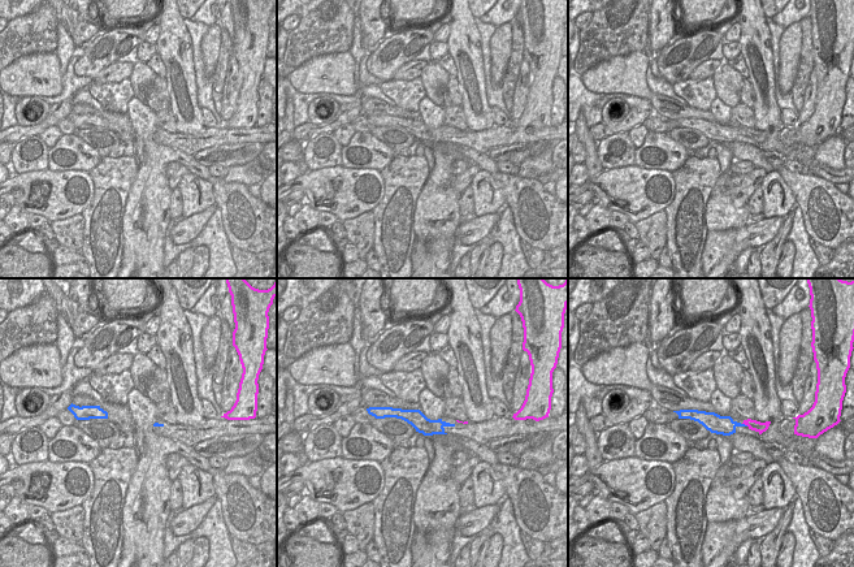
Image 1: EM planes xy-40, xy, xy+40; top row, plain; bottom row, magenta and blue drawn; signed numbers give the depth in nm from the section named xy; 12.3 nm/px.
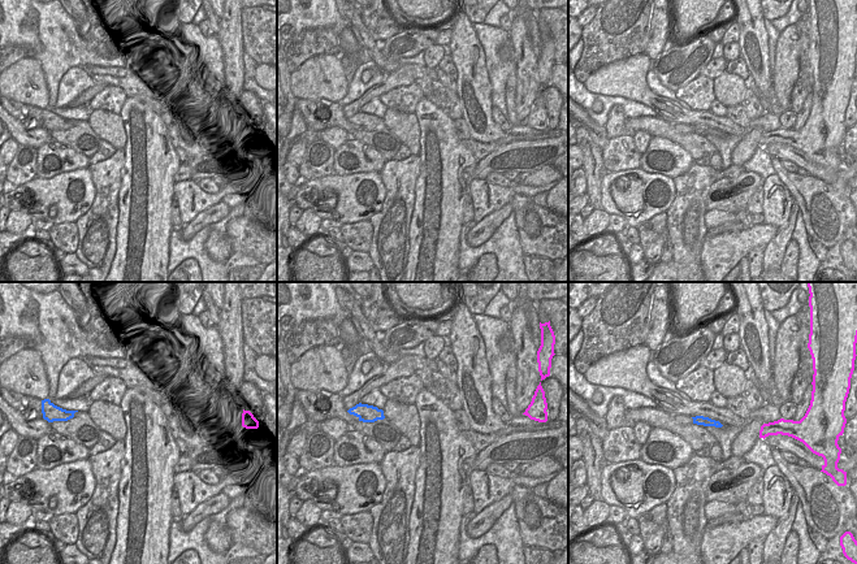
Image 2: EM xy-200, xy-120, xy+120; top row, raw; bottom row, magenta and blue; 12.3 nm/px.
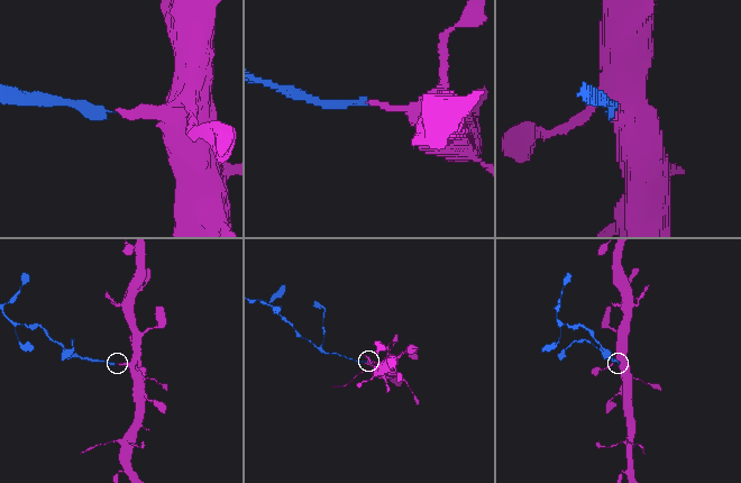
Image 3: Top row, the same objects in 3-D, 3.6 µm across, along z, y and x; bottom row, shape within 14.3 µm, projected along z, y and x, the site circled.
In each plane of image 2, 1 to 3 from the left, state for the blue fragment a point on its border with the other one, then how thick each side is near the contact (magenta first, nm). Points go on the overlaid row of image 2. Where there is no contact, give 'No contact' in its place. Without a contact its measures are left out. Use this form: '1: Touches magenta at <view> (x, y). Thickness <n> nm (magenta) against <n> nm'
1: No contact
2: No contact
3: No contact

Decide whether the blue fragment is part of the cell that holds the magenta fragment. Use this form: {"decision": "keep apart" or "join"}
{"decision": "keep apart"}

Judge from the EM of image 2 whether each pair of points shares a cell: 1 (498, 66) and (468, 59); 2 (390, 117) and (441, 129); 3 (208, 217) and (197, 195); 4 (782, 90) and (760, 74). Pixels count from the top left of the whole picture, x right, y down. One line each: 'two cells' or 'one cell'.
1: two cells
2: two cells
3: two cells
4: two cells

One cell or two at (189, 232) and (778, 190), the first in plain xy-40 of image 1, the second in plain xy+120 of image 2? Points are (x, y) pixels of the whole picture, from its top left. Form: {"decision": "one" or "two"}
{"decision": "two"}

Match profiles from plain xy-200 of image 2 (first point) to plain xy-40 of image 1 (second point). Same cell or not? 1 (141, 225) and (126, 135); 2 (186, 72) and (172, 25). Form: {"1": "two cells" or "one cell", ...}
{"1": "two cells", "2": "one cell"}

